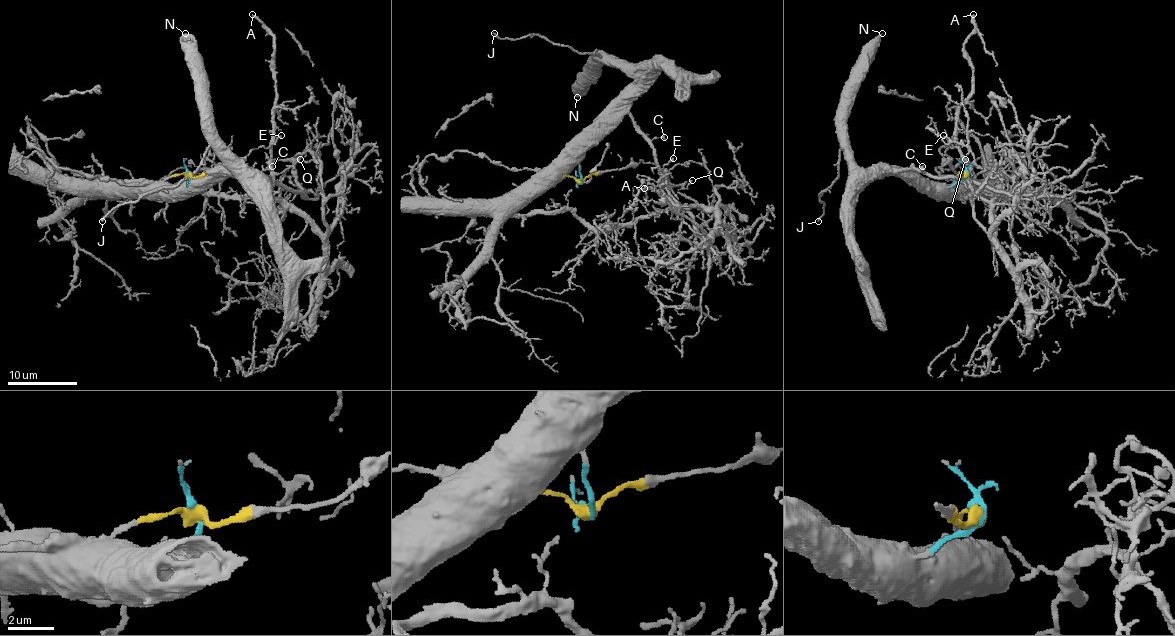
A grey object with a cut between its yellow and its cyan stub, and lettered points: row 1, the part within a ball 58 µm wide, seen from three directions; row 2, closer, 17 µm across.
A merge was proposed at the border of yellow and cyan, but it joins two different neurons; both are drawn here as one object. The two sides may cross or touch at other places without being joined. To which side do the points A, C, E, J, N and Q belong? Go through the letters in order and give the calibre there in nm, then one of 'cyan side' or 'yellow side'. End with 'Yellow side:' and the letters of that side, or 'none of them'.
A: 280 nm thick; yellow side
C: 240 nm thick; cyan side
E: 150 nm thick; yellow side
J: 200 nm thick; cyan side
N: 440 nm thick; cyan side
Q: 140 nm thick; yellow side
Yellow side: A, E, Q

